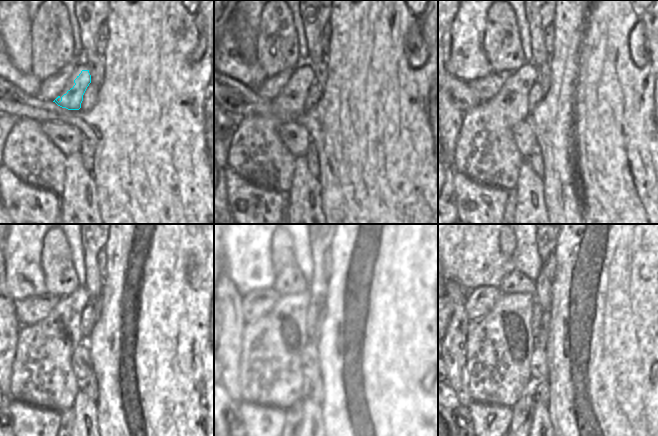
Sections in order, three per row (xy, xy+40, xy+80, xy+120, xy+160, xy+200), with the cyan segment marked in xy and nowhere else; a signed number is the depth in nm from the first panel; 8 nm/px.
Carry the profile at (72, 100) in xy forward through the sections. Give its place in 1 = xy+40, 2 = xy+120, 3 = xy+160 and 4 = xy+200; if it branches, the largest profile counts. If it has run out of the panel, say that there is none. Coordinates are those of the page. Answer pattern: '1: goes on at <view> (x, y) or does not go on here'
1: goes on at xy+40 (293, 106)
2: goes on at xy+120 (52, 315)
3: goes on at xy+160 (271, 320)
4: goes on at xy+200 (496, 316)

